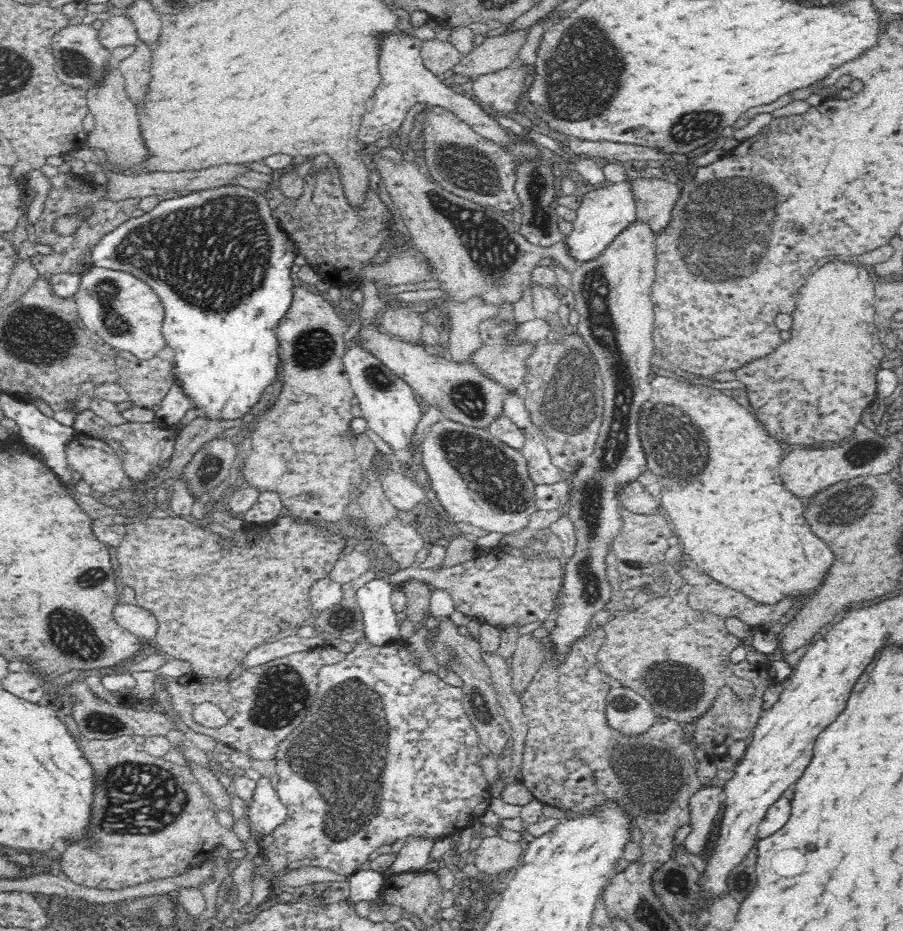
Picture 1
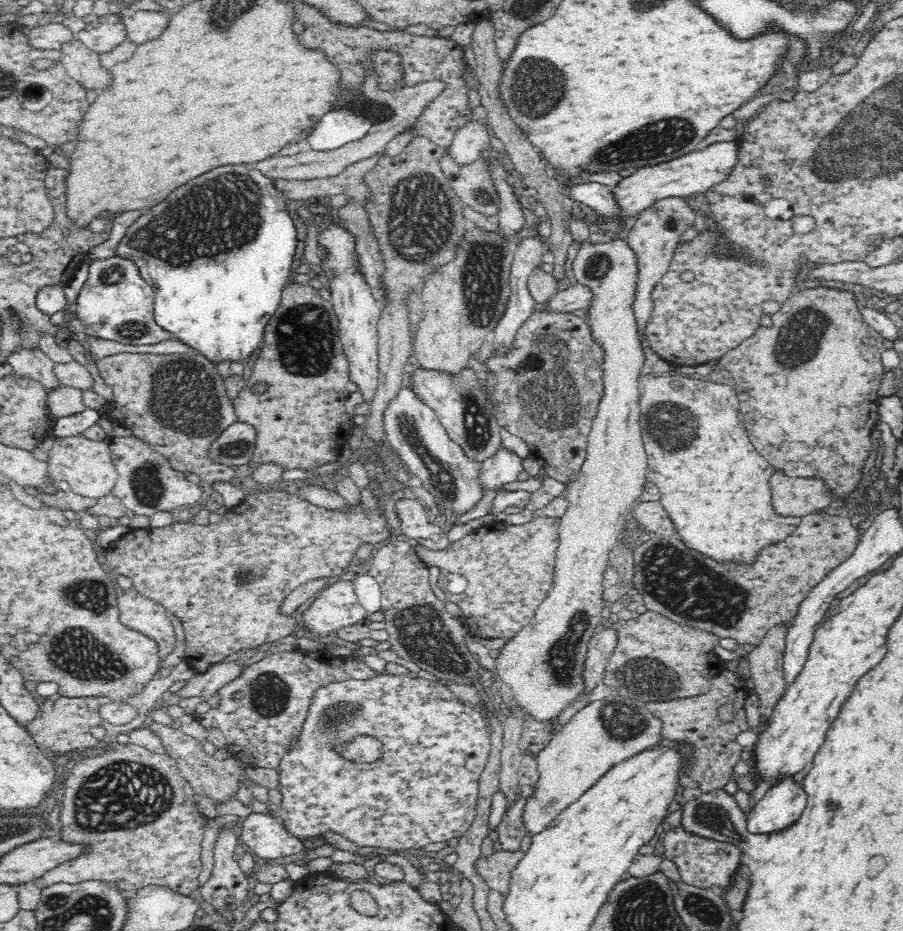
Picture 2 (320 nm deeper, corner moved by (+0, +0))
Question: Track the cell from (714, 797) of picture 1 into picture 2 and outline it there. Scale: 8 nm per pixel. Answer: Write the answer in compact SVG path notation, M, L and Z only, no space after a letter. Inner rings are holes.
M682 822L679 826L668 830L663 837L664 840L661 842L664 846L663 858L674 861L678 865L681 879L698 888L712 888L713 886L726 888L731 881L731 876L744 859L743 853L738 847L692 833L682 825Z

